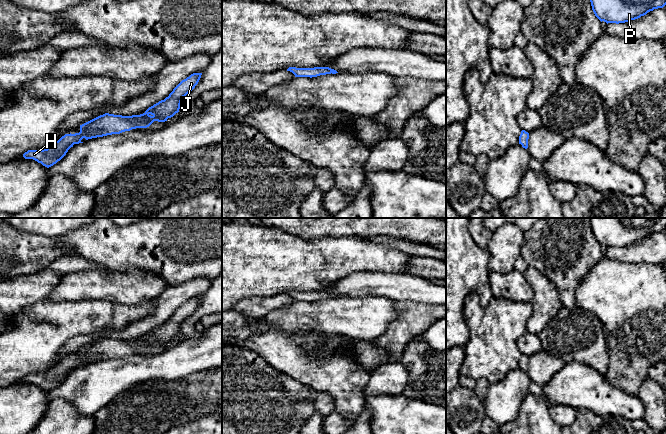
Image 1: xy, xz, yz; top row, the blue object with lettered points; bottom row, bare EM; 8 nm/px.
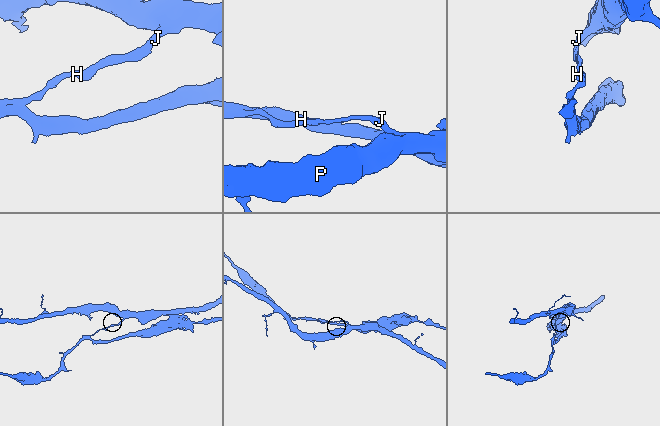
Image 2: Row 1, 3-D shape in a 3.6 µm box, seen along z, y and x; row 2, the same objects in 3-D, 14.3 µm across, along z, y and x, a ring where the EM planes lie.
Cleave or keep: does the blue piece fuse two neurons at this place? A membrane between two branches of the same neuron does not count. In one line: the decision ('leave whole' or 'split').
split

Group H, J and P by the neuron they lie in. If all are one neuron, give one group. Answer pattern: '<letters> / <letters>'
H / J P

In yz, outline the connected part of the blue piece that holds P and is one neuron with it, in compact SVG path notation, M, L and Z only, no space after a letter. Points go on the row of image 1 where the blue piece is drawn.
M590 0L590 2L595 16L607 24L629 22L666 5L666 0Z

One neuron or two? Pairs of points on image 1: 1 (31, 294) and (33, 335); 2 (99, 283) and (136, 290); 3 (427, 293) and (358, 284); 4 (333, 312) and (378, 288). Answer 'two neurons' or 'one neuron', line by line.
1: two neurons
2: one neuron
3: one neuron
4: two neurons

